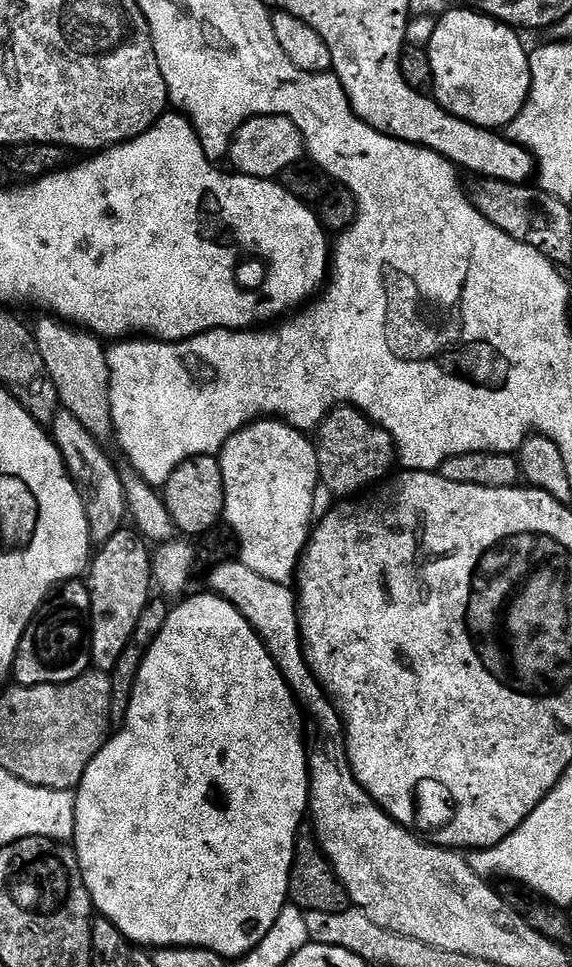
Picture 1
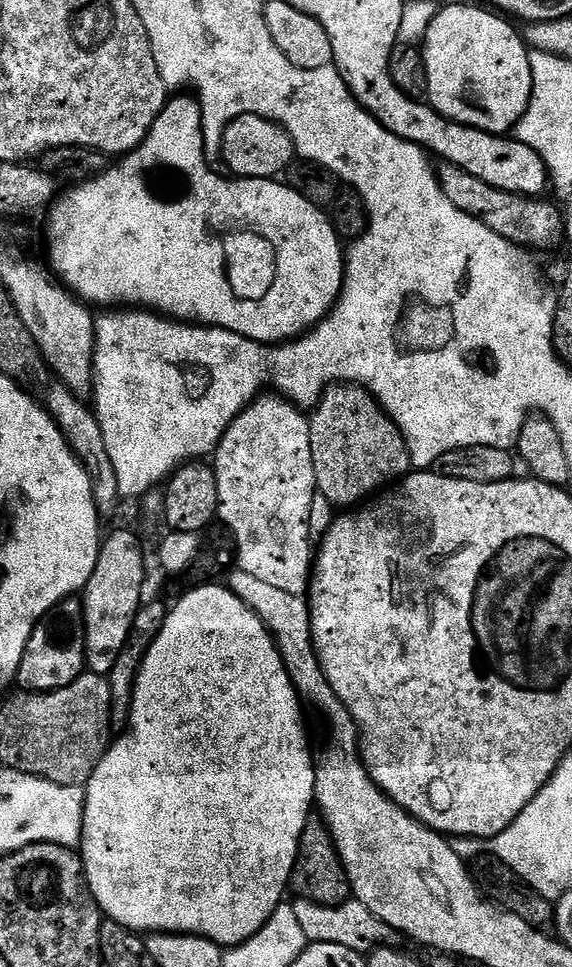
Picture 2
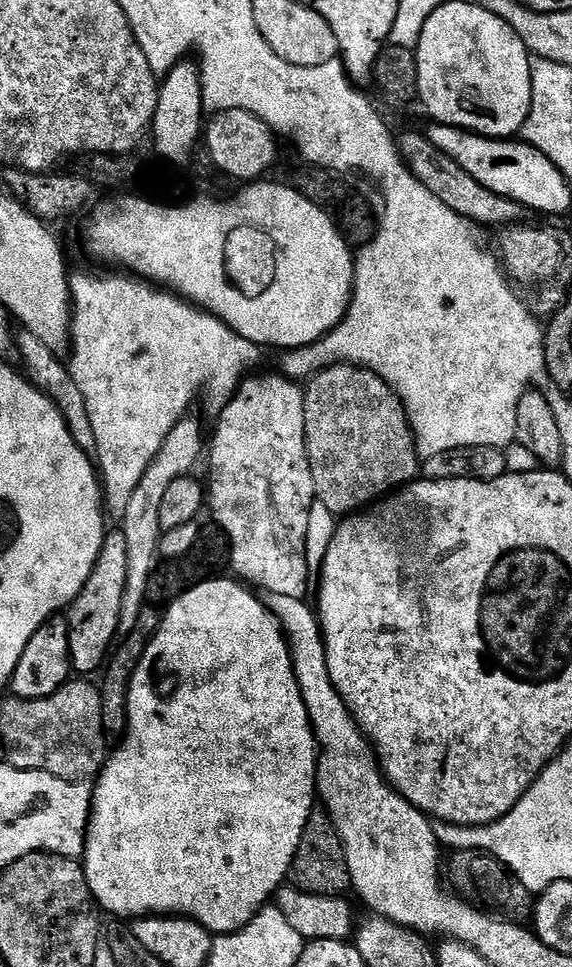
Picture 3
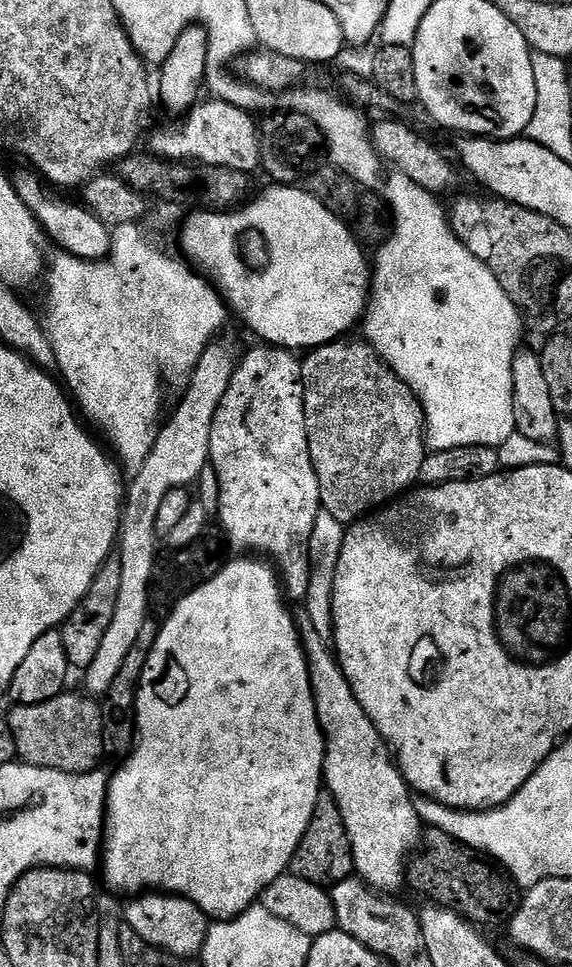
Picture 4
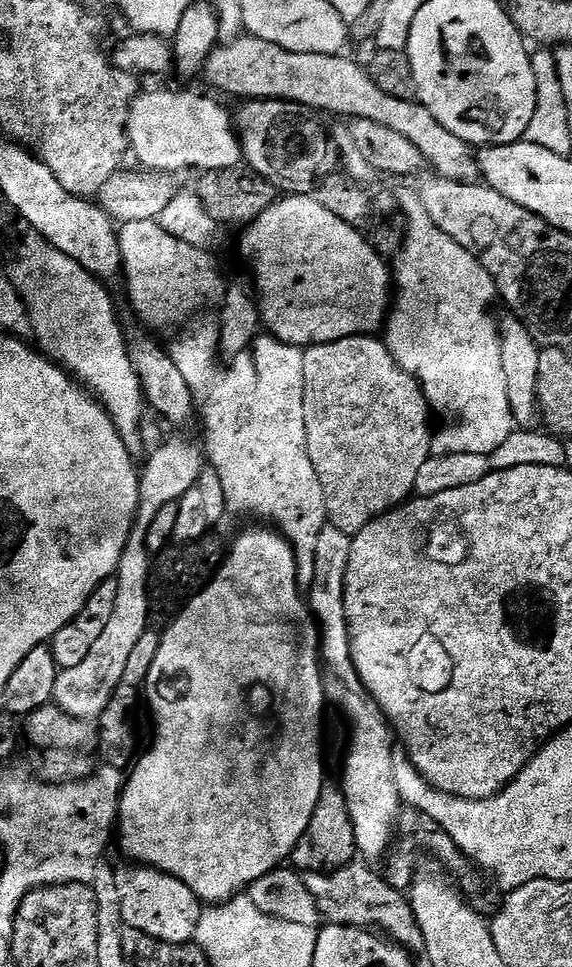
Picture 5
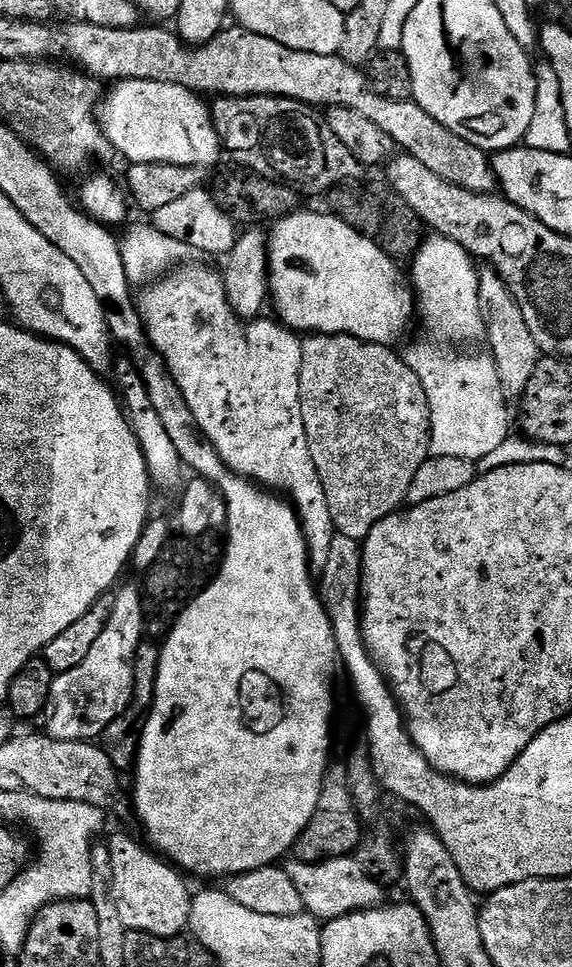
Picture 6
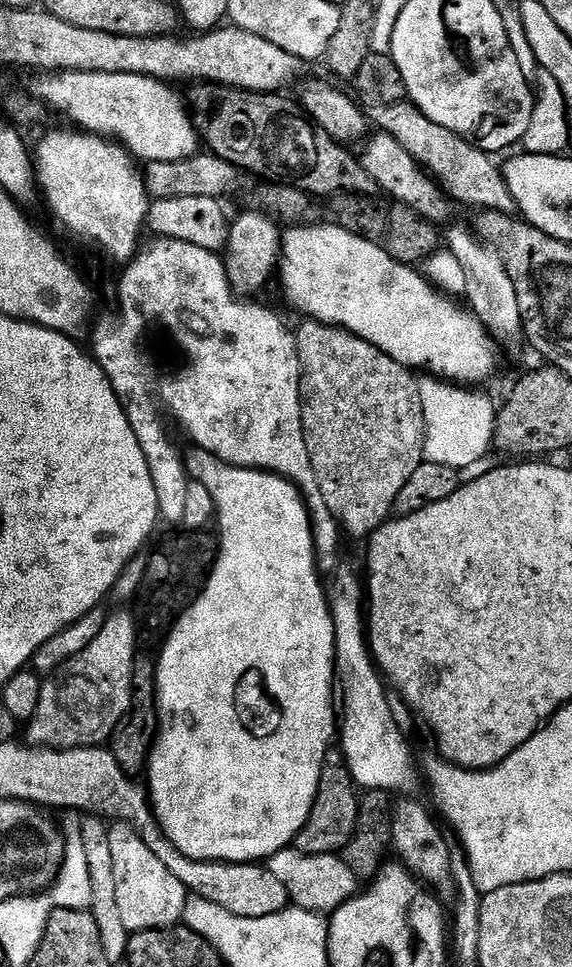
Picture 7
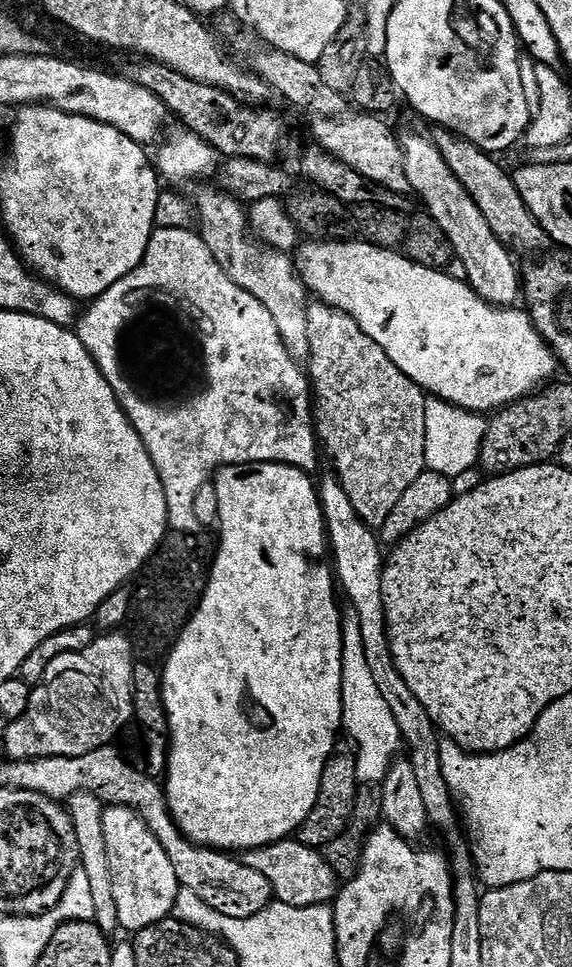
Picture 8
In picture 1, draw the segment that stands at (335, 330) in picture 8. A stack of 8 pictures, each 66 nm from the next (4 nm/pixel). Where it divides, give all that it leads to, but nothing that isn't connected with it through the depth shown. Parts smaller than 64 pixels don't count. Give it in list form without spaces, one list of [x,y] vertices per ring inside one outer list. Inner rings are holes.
[[[341,406],[332,409],[320,425],[318,435],[320,440],[315,441],[315,446],[320,478],[323,487],[328,487],[334,495],[340,496],[336,498],[352,498],[379,485],[393,475],[392,467],[397,467],[396,441],[386,429],[375,424],[358,408]]]

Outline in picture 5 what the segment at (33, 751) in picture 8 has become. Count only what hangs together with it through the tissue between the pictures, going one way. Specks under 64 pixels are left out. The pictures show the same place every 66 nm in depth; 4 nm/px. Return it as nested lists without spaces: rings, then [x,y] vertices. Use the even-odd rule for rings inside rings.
[[[174,438],[158,444],[148,462],[140,470],[140,500],[136,506],[136,516],[128,535],[122,558],[116,567],[115,580],[118,582],[118,598],[114,602],[114,614],[104,628],[101,636],[90,649],[90,655],[74,670],[63,670],[54,686],[54,704],[79,720],[95,721],[106,710],[106,702],[118,690],[118,682],[122,682],[122,674],[126,674],[126,662],[138,638],[149,631],[148,615],[148,573],[150,571],[150,553],[146,546],[146,530],[150,530],[150,522],[154,522],[158,510],[167,504],[179,502],[184,492],[199,483],[199,476],[204,467],[203,453],[190,442],[182,438]]]

